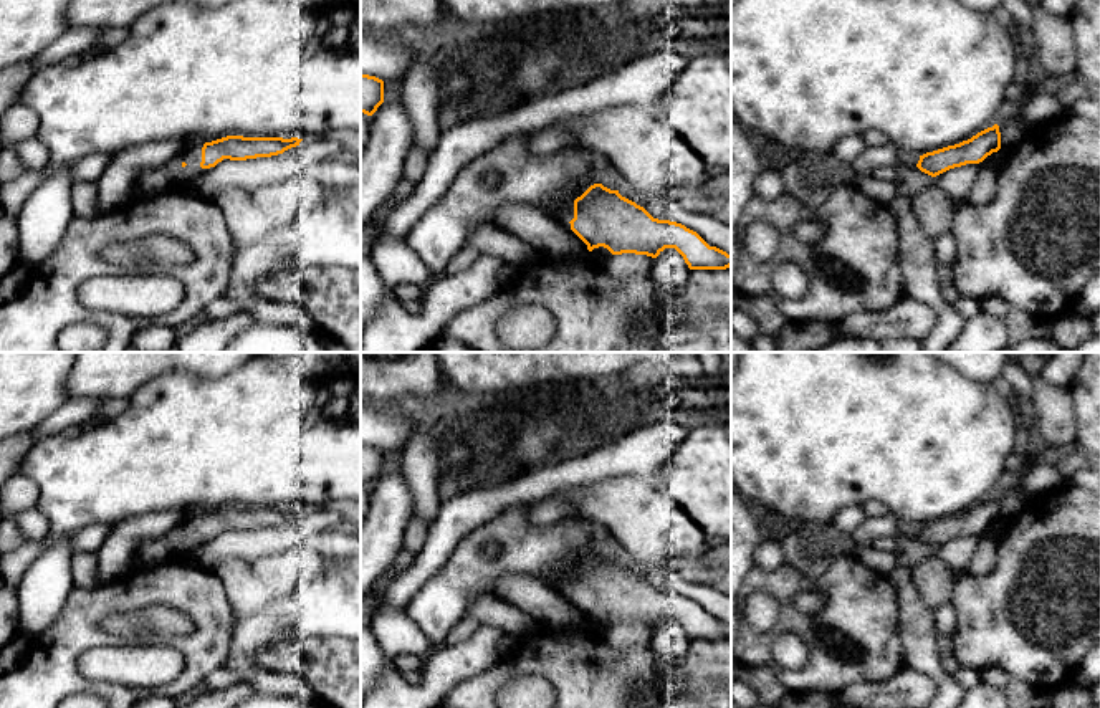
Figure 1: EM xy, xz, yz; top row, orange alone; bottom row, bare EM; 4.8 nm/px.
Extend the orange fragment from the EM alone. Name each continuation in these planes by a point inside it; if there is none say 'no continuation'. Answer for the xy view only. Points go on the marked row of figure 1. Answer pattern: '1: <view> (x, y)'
1: xy (171, 174)

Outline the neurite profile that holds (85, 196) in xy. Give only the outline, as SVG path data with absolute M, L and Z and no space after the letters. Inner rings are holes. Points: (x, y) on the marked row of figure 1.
M73 182L71 207L74 217L93 218L99 215L98 210L99 187L96 182Z

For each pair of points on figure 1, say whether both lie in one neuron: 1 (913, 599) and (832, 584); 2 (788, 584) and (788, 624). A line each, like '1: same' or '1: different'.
1: different
2: same

